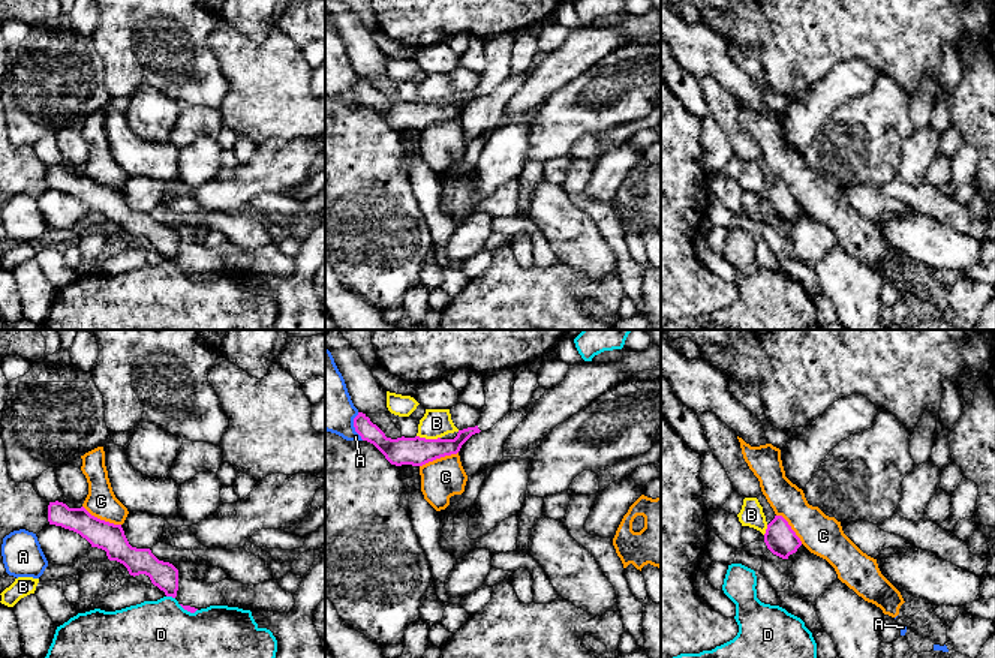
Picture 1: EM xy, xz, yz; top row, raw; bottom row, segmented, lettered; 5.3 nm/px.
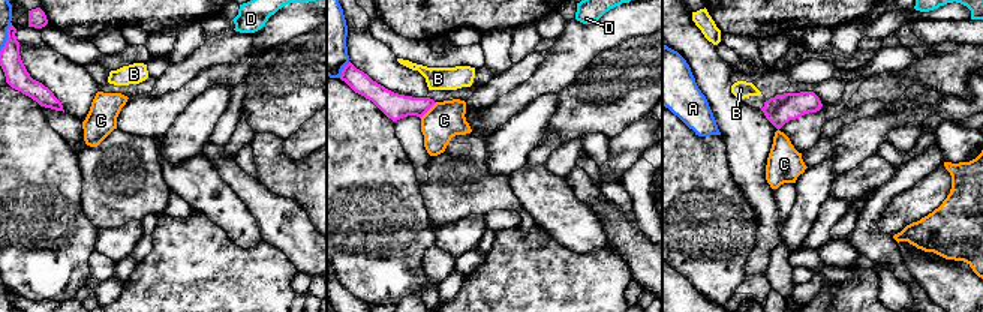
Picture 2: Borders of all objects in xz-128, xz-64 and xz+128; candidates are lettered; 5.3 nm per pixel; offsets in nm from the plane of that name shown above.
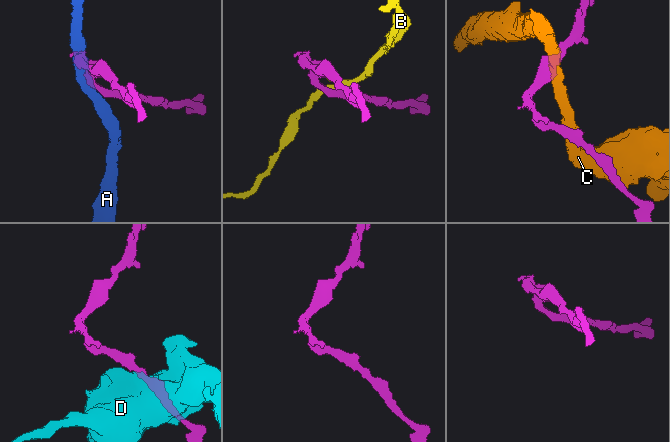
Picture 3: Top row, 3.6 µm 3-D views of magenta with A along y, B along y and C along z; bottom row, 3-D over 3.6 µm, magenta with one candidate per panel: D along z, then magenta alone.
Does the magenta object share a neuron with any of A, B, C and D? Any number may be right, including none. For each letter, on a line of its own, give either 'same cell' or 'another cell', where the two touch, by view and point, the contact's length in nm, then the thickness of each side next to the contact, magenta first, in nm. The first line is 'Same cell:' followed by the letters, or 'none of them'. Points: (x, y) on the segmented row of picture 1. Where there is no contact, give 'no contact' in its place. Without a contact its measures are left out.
Same cell: none of them
A: another cell | xz (354, 426) | 160 nm | 120/280 nm
B: another cell | xz (429, 439) | 130 nm | 160/160 nm
C: another cell | xy (102, 520) | 240 nm | 150/160 nm
D: another cell | xy (171, 595) | 50 nm | 140/320 nm

